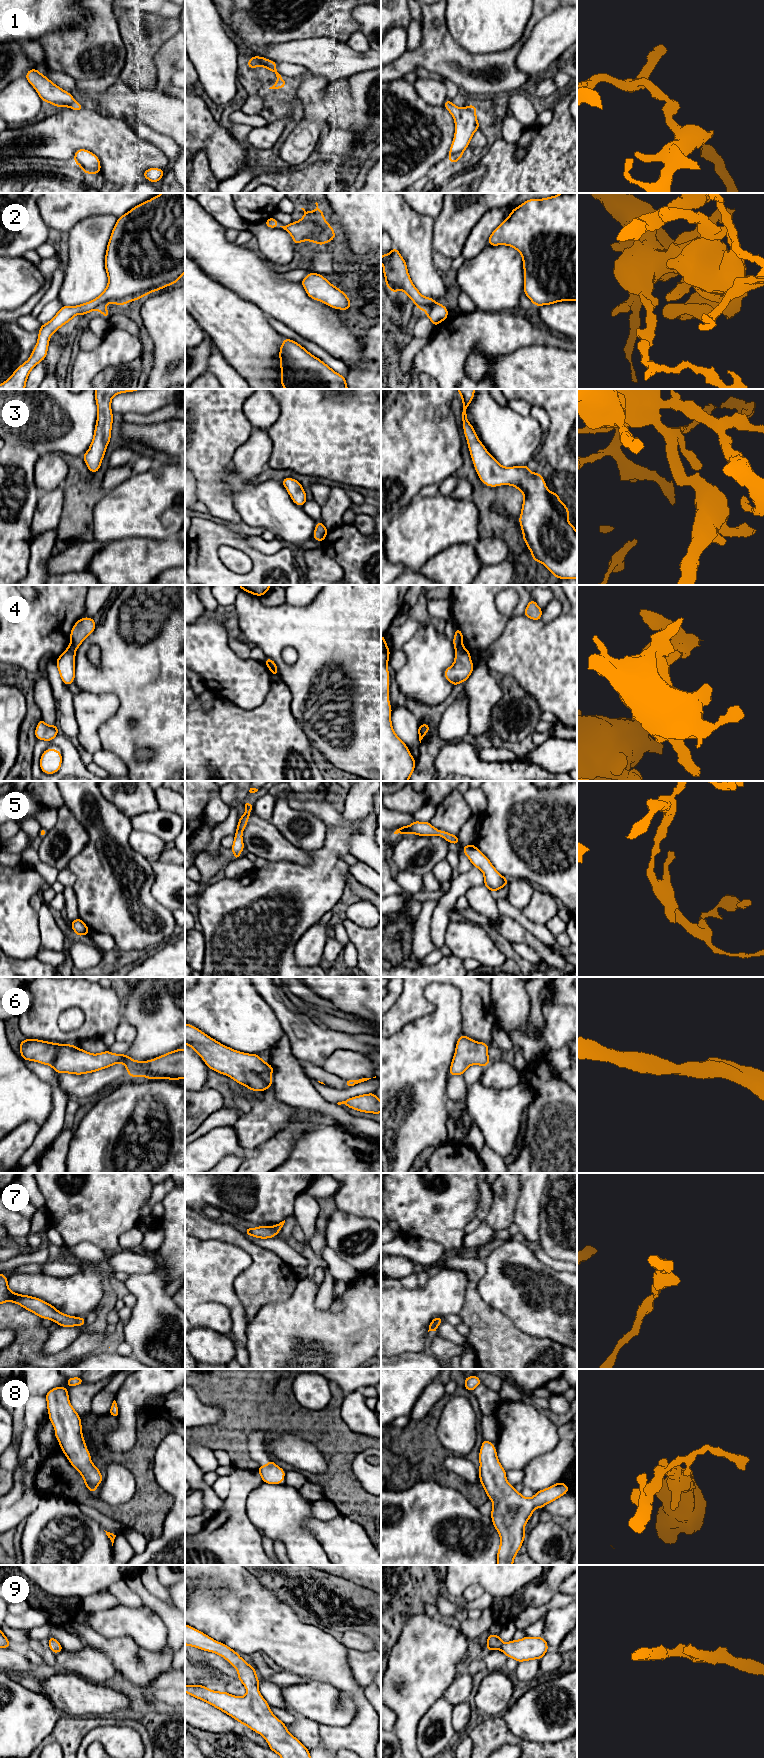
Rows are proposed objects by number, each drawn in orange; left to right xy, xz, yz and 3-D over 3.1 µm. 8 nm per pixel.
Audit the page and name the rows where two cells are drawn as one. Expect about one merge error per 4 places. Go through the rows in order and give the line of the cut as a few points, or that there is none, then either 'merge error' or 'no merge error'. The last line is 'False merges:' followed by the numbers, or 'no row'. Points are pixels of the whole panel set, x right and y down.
1: no cut; no merge error
2: no cut; no merge error
3: no cut; no merge error
4: cut in xy along (70, 644), (76, 648); merge error
5: no cut; no merge error
6: no cut; no merge error
7: no cut; no merge error
8: no cut; no merge error
9: no cut; no merge error
False merges: 4

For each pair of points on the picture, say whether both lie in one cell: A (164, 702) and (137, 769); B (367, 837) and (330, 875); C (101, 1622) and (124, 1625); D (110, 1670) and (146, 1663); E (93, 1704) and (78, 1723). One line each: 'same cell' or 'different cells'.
A: same cell
B: different cells
C: same cell
D: different cells
E: different cells

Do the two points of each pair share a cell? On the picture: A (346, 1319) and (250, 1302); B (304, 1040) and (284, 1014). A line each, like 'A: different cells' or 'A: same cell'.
A: different cells
B: same cell

